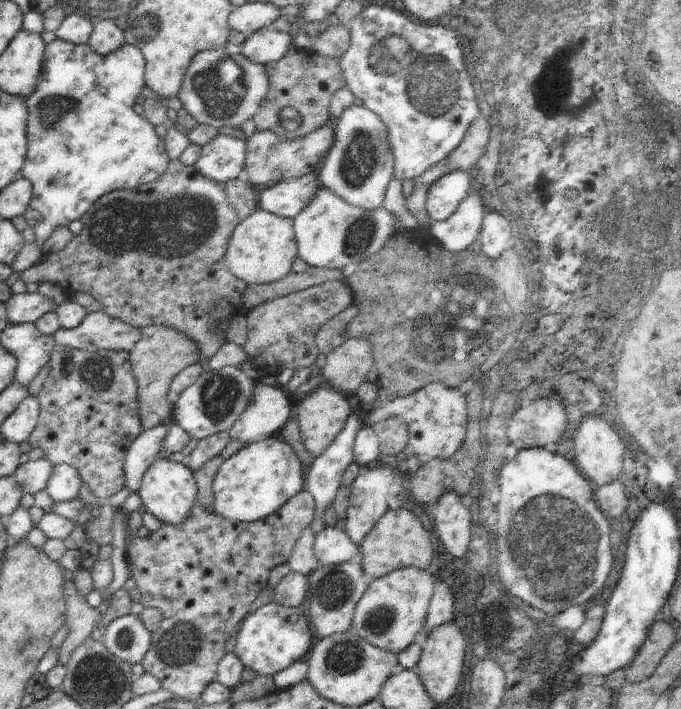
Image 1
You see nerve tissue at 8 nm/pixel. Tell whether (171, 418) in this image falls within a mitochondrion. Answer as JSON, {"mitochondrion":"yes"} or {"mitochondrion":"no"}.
{"mitochondrion":"no"}

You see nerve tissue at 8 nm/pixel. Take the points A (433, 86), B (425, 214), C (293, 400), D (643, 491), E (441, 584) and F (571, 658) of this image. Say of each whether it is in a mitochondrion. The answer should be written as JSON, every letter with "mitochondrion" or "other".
{"A":"mitochondrion","B":"other","C":"other","D":"other","E":"other","F":"other"}

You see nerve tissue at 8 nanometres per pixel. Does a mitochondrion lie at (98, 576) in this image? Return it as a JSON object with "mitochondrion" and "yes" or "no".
{"mitochondrion":"no"}

